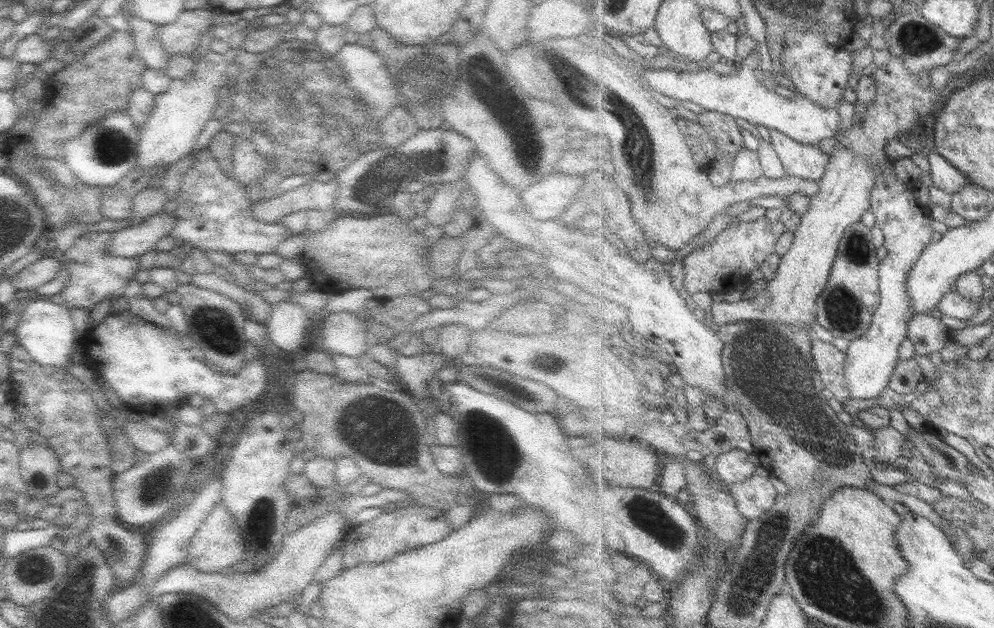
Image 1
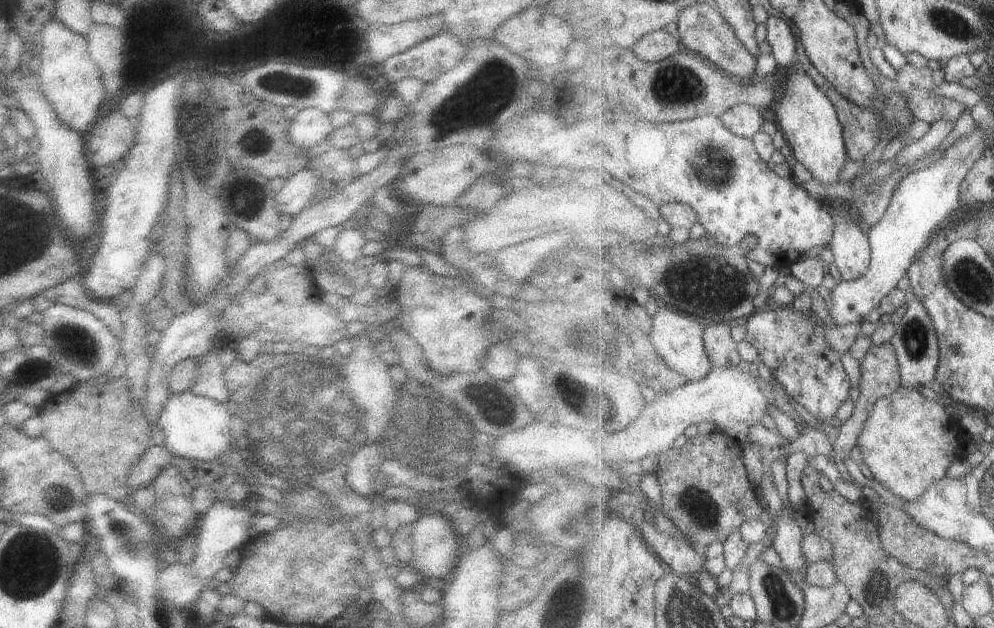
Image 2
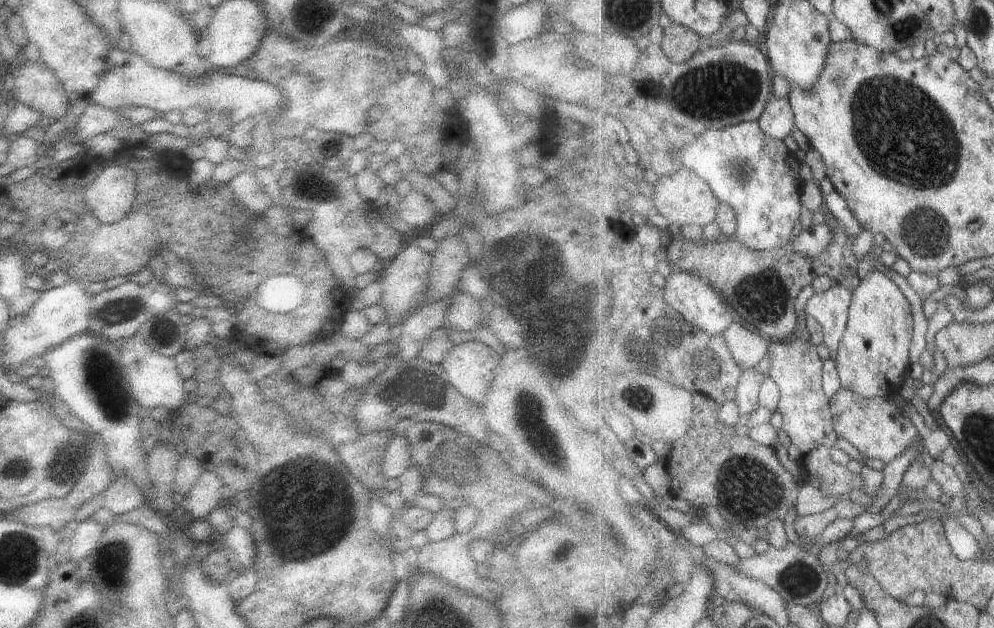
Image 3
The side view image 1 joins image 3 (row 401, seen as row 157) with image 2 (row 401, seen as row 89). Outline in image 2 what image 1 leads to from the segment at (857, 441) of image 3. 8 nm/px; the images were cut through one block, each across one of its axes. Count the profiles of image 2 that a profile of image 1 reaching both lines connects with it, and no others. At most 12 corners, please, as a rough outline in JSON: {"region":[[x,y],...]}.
{"region":[[901,386],[857,446],[875,481],[919,500],[972,438]]}

